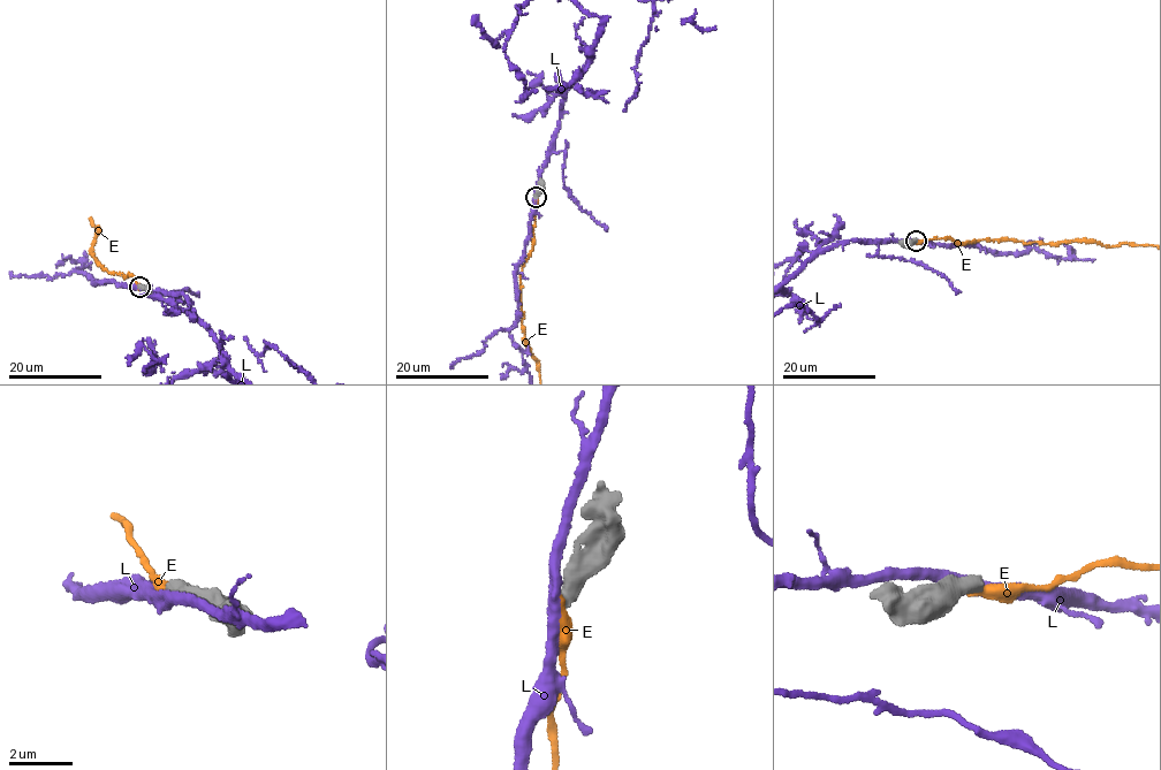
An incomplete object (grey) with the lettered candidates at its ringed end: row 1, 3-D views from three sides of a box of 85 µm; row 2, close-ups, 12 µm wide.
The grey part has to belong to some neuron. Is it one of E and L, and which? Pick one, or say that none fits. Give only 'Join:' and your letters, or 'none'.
Join: none

